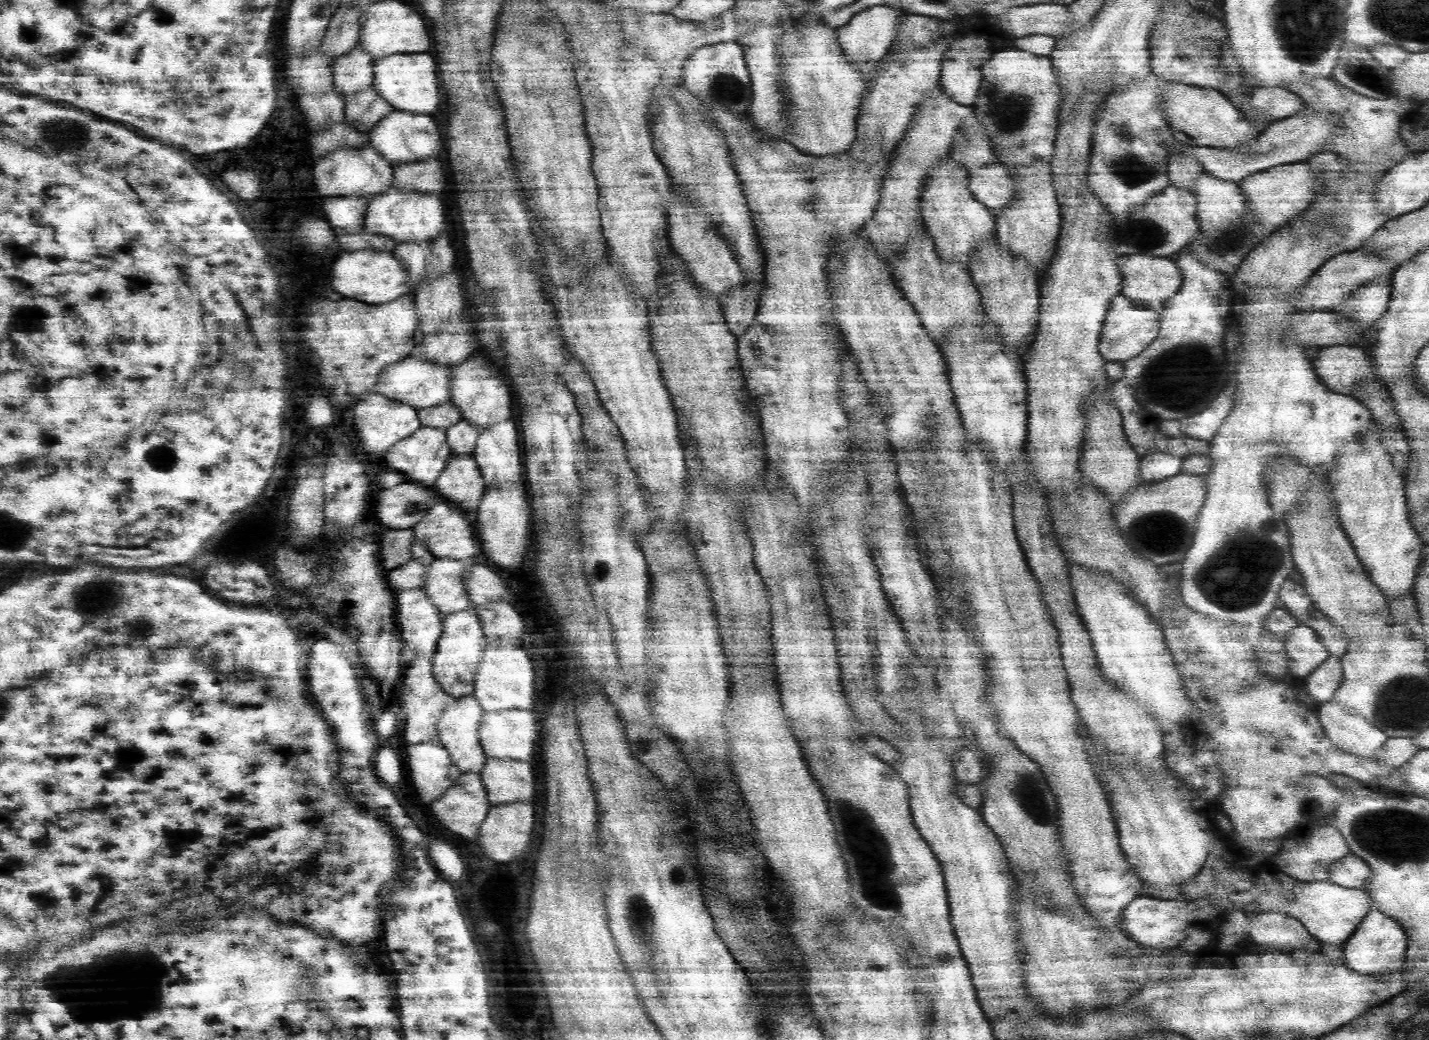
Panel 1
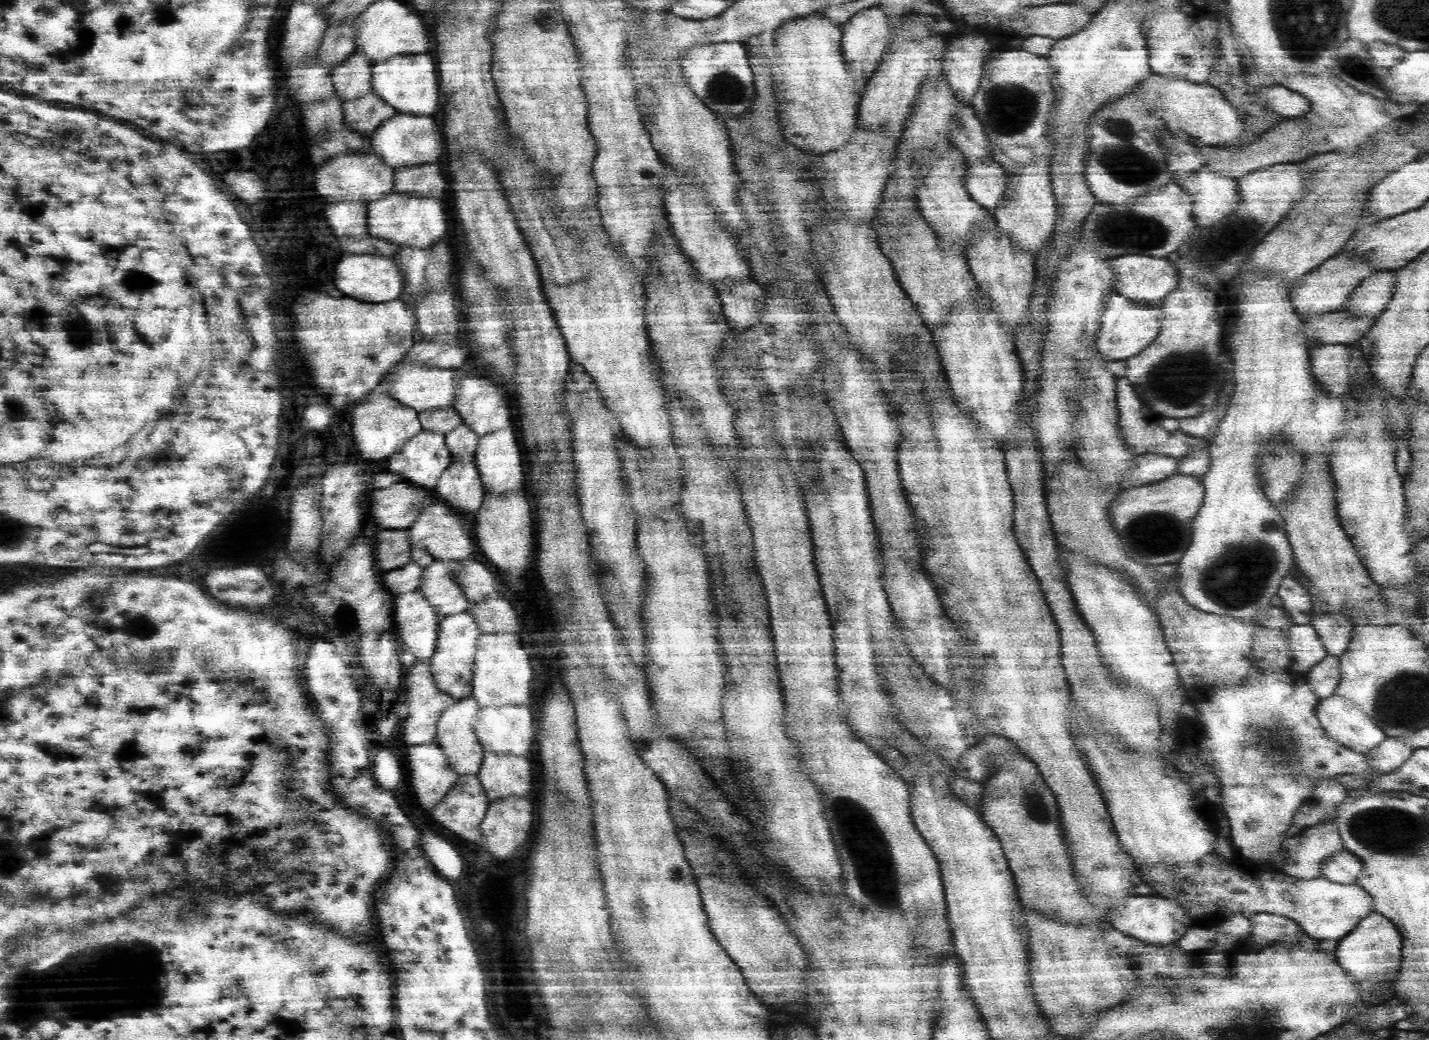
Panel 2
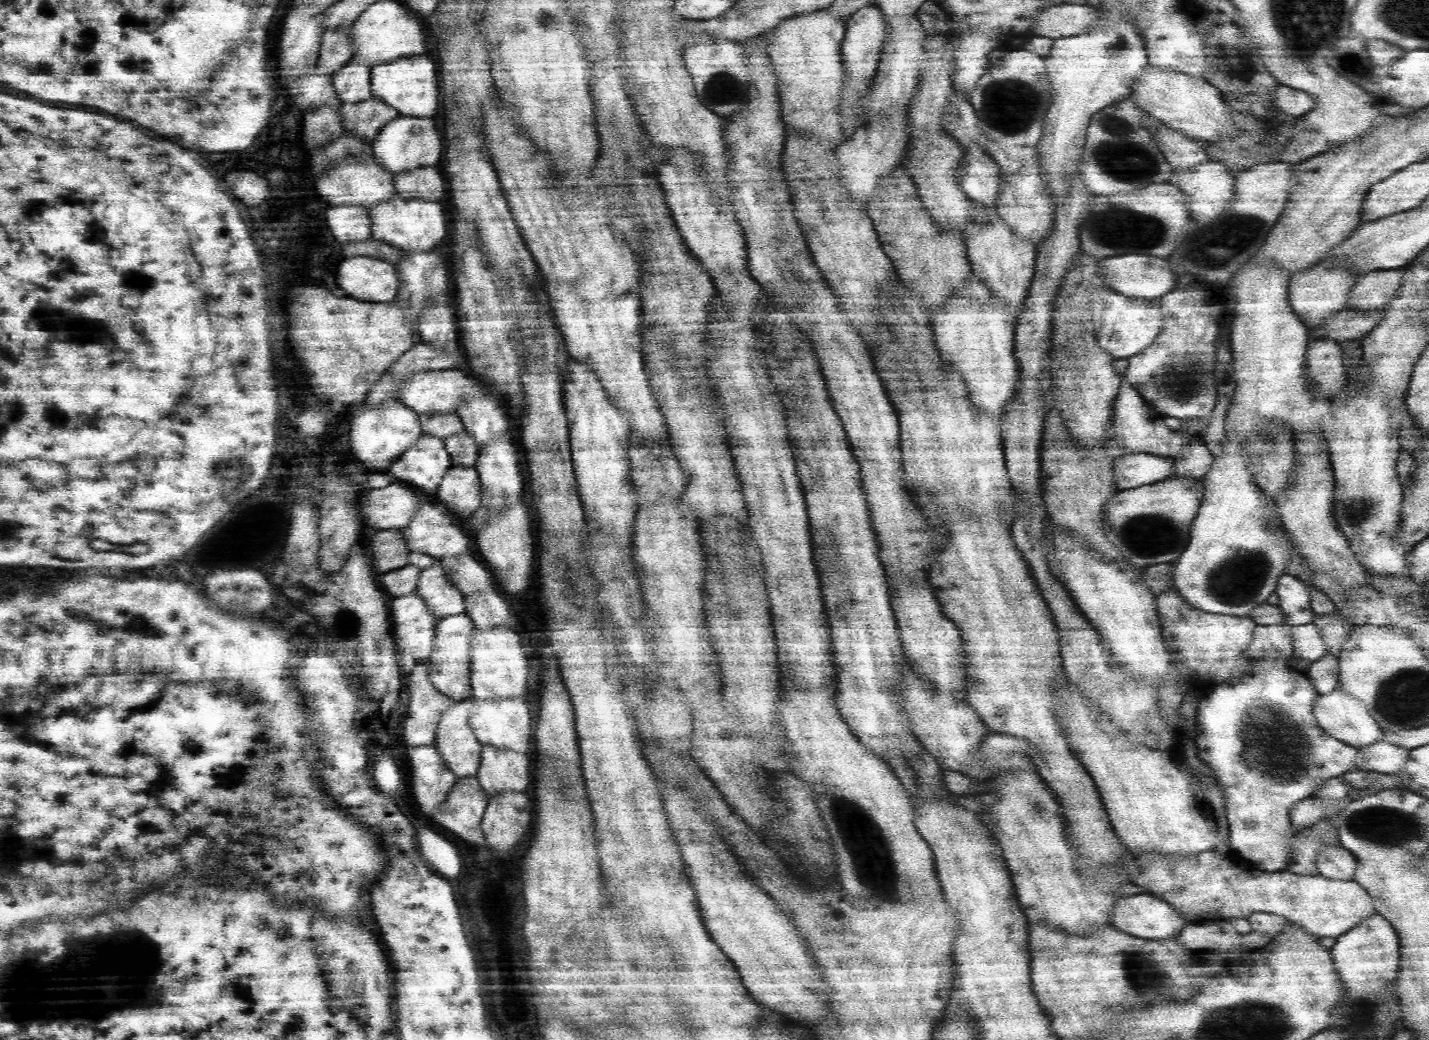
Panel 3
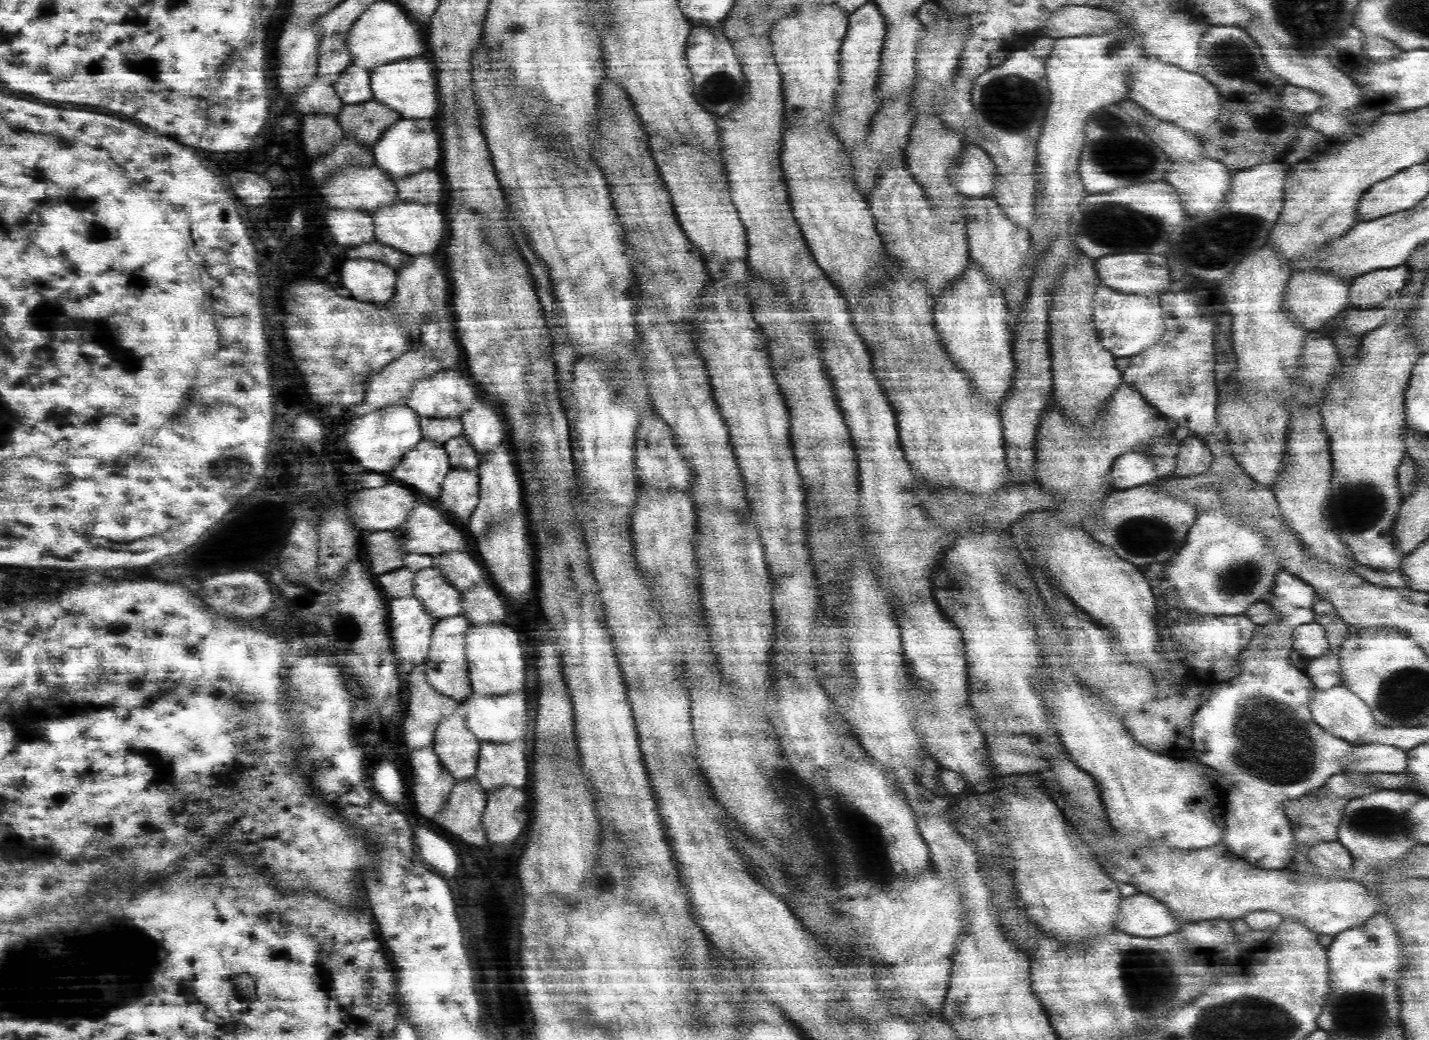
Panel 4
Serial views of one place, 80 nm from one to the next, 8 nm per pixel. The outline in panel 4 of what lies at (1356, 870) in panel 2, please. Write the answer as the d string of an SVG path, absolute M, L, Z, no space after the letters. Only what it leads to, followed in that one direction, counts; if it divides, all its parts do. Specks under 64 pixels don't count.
M1320 841L1310 844L1306 852L1309 862L1312 865L1323 868L1327 872L1336 872L1336 870L1350 870L1358 862L1349 851L1339 841Z

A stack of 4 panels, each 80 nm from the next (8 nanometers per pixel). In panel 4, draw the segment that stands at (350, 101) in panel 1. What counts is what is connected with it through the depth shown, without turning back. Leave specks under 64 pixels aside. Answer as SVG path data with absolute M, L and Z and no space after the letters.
M373 98L366 103L344 104L336 117L343 128L345 140L372 148L382 133L400 118L400 114Z

